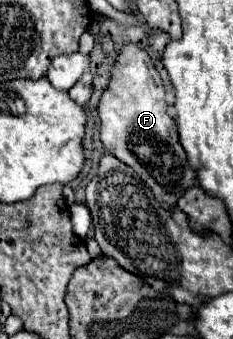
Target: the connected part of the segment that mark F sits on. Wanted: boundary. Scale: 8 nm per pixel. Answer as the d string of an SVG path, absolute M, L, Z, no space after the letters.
M137 45L123 47L119 63L113 69L113 81L103 93L97 113L101 117L101 141L107 151L129 165L141 177L141 181L151 187L155 199L159 199L163 207L173 209L179 195L195 185L197 171L189 165L185 149L179 143L177 123L167 113L161 75L157 73L147 51L139 49Z

